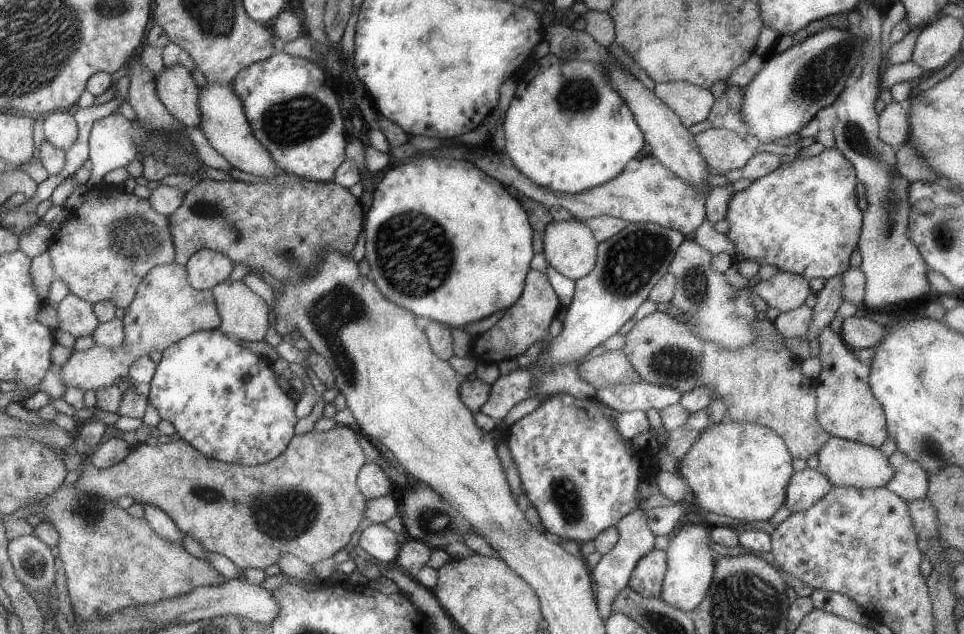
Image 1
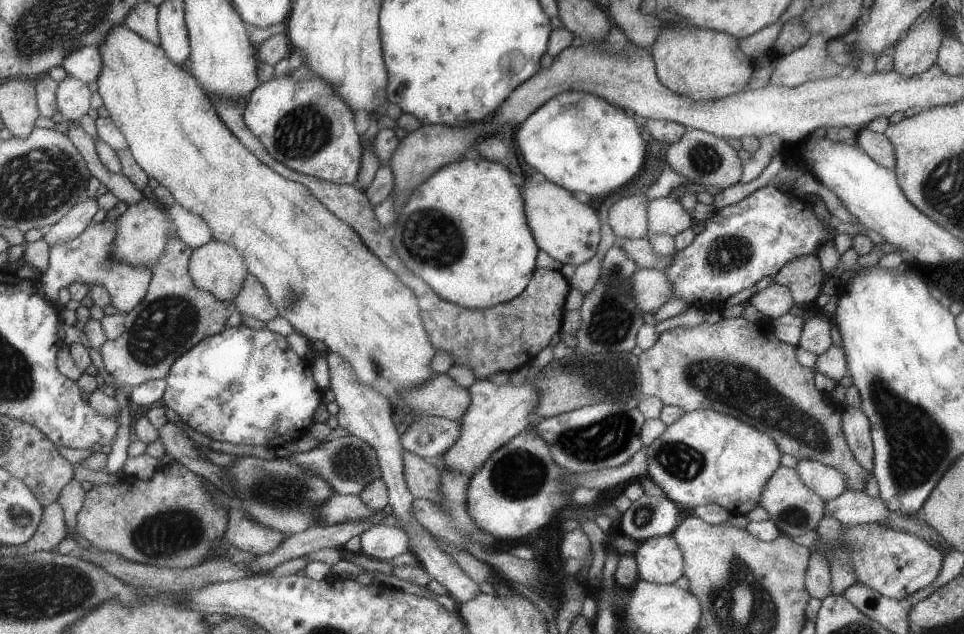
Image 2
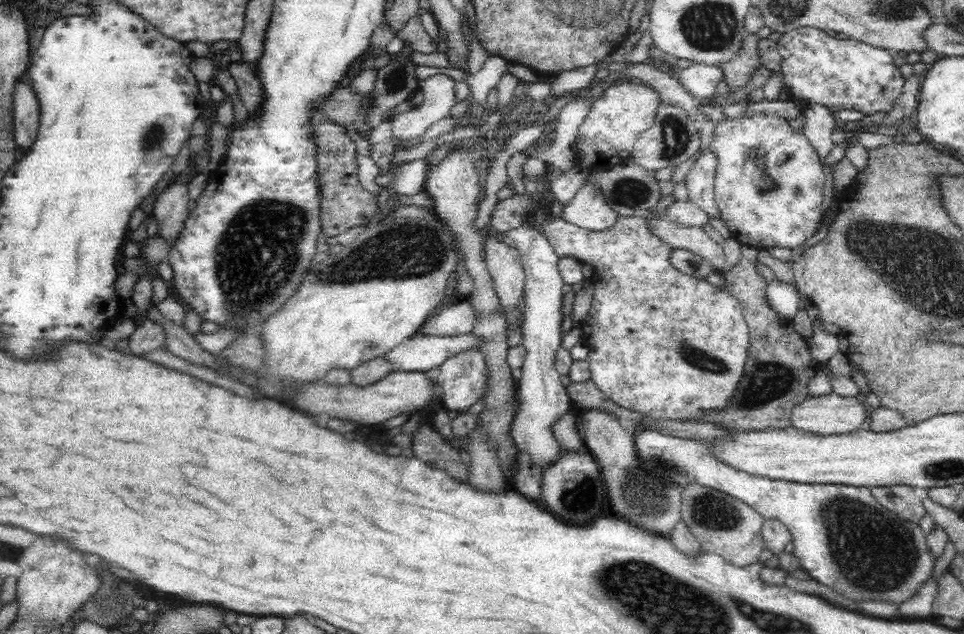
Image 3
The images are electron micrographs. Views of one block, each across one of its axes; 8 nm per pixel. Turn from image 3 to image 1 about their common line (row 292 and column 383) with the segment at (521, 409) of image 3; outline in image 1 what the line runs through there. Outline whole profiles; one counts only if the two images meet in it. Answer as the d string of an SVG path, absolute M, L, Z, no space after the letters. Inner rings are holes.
M372 523L365 527L359 535L357 544L369 556L388 564L394 563L397 550L399 550L397 533L391 532L383 523Z

